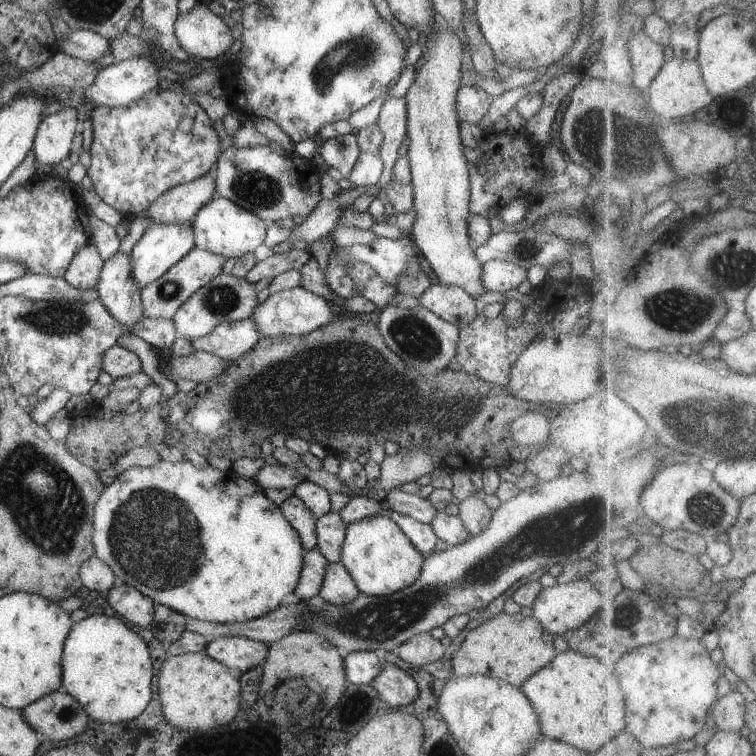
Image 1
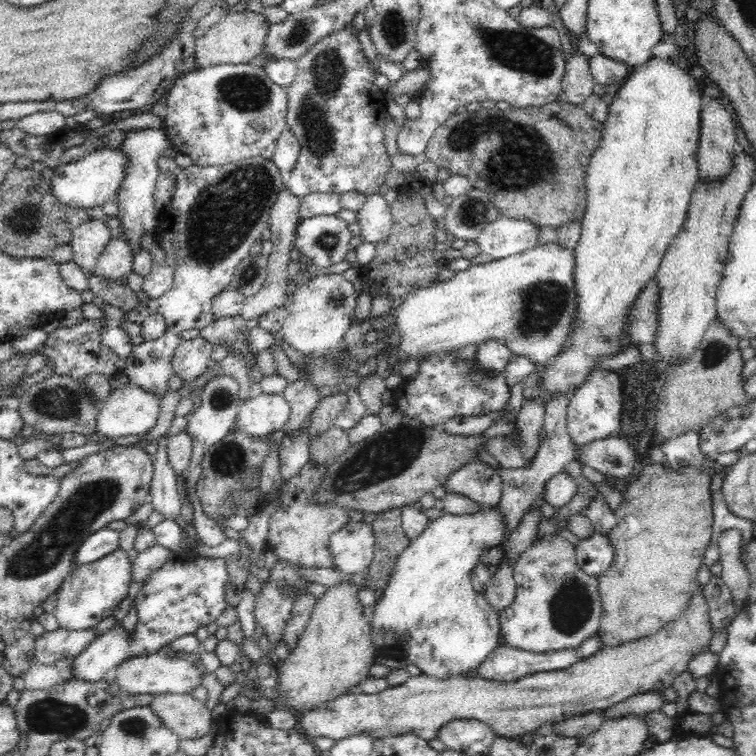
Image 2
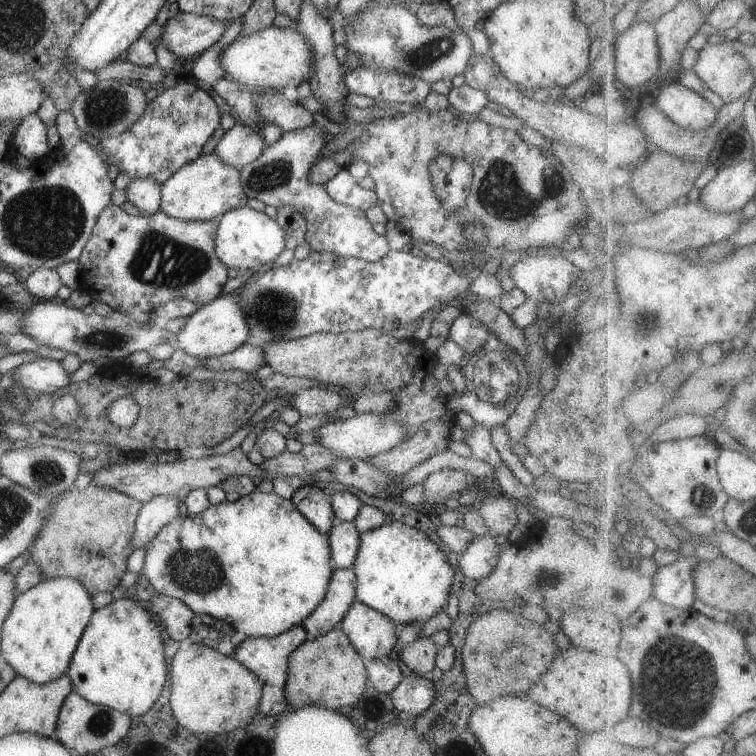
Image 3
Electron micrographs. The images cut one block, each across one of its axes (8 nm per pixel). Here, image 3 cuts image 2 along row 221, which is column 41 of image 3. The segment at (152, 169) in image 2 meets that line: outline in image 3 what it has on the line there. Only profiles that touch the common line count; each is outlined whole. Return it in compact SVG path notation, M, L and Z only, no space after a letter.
M36 113L21 121L12 140L15 155L24 158L29 164L48 157L51 149L47 143L47 126Z

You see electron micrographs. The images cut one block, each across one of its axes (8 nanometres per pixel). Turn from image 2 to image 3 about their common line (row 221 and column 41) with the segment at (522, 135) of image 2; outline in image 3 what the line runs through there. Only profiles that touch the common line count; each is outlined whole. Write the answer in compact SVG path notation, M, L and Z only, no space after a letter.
M92 483L84 490L73 486L67 491L61 492L58 500L52 502L52 508L46 514L44 528L40 530L40 534L34 538L34 542L27 550L28 561L40 566L44 579L74 578L81 582L92 596L98 592L112 592L118 587L122 576L128 570L126 562L130 554L134 552L132 536L134 536L135 522L141 506L144 506L144 503L140 500L114 489L100 488Z

